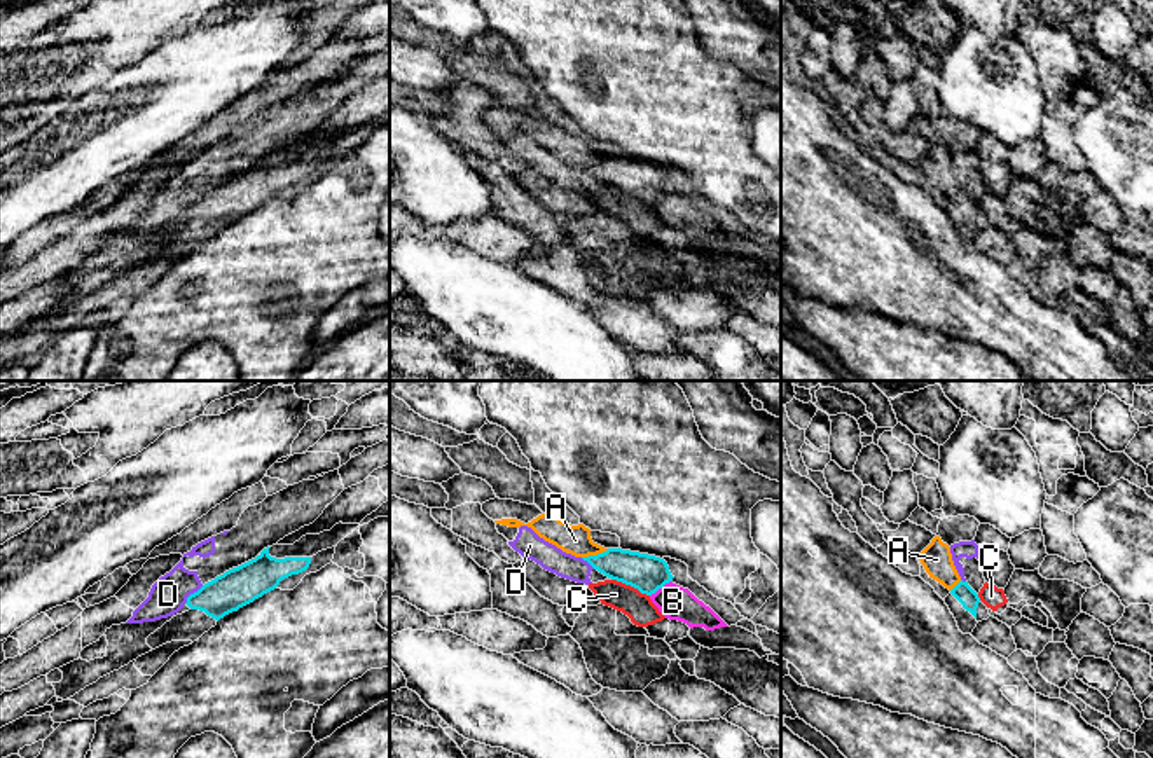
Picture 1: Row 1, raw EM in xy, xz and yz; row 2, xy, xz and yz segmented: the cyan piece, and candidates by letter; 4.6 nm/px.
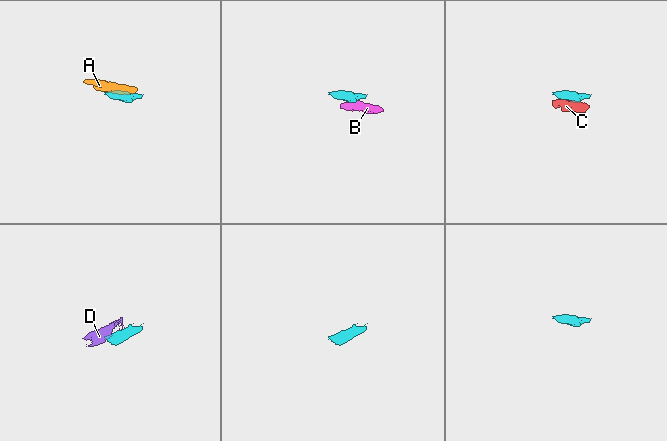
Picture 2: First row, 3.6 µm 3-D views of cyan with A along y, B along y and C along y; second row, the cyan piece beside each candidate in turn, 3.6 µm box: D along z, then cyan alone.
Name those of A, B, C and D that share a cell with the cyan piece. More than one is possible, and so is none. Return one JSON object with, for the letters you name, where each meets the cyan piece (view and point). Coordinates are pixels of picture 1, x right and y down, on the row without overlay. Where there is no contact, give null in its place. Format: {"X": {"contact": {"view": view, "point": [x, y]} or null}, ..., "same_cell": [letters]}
{"same_cell": []}

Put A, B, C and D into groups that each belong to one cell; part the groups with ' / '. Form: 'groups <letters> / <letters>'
groups A / B / C / D

